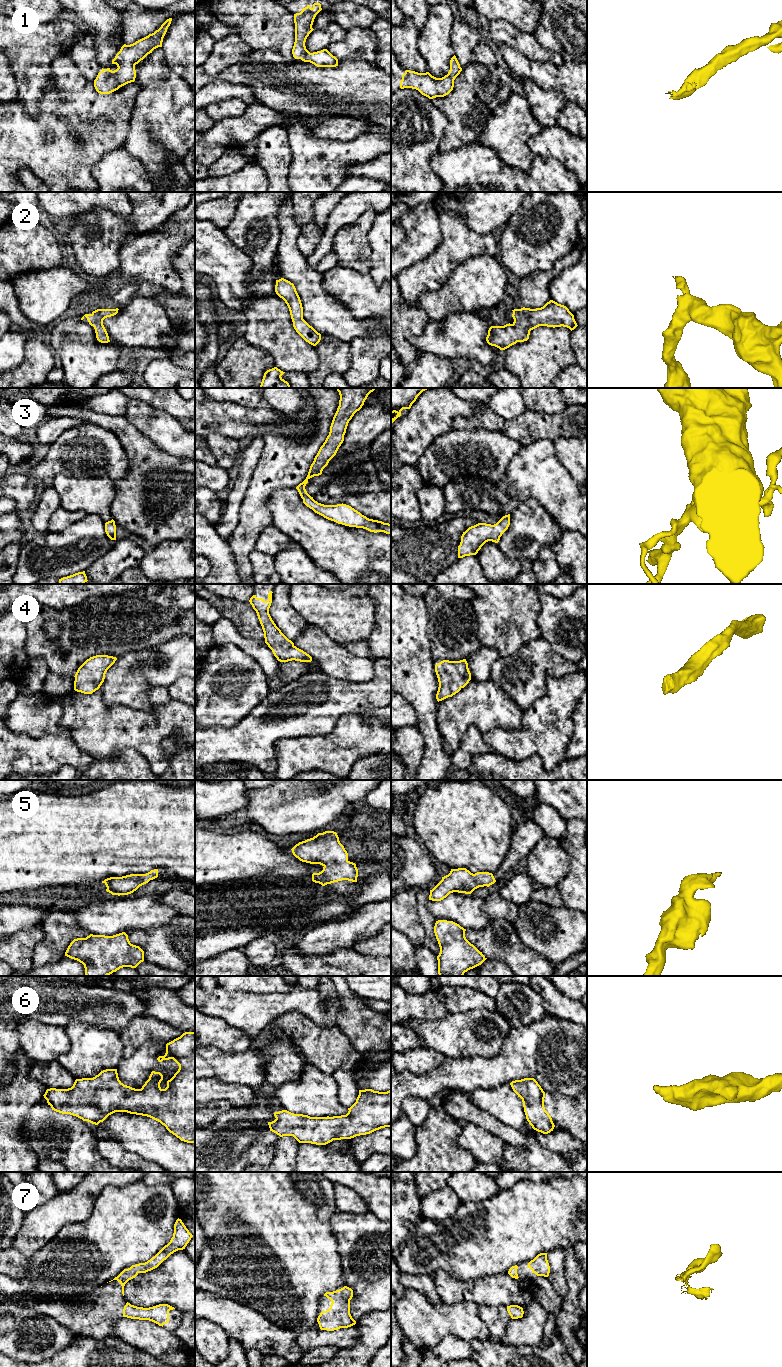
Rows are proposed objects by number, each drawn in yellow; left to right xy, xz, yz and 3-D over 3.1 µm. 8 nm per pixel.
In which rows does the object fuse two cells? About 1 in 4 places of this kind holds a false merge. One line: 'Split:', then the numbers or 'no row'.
Split: no row

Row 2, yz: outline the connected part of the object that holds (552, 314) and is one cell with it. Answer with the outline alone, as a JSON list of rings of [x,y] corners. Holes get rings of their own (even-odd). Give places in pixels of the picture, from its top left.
[[[550,300],[543,307],[512,310],[514,322],[504,326],[491,326],[486,341],[489,345],[505,350],[517,342],[529,339],[530,331],[539,327],[567,327],[571,331],[578,325],[569,309]]]

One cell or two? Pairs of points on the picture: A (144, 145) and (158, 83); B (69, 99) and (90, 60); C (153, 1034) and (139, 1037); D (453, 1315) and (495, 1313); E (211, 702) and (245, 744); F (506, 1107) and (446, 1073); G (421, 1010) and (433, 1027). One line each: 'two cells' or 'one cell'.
A: one cell
B: two cells
C: one cell
D: two cells
E: two cells
F: two cells
G: two cells

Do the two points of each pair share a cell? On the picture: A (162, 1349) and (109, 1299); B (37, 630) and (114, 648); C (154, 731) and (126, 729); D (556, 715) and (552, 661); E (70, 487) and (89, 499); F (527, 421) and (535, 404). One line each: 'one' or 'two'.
A: two
B: one
C: one
D: two
E: one
F: two

